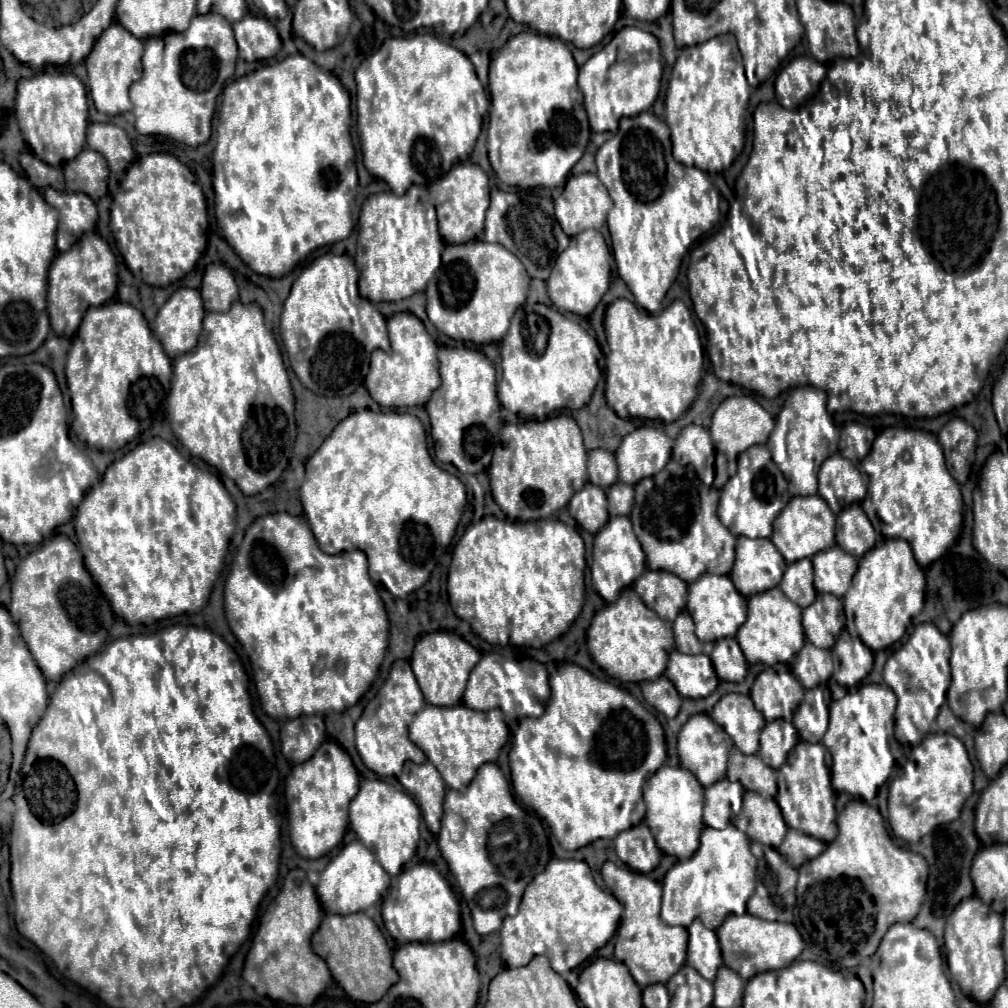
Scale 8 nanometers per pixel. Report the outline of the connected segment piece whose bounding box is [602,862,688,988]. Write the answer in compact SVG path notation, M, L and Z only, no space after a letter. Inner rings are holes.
M606 862L602 866L602 878L606 888L622 902L622 922L618 928L615 942L616 960L626 964L632 978L640 988L648 984L668 982L686 960L688 946L688 930L684 926L668 926L662 920L662 886L660 882L648 878L646 874L632 872L628 868L620 868L614 862Z

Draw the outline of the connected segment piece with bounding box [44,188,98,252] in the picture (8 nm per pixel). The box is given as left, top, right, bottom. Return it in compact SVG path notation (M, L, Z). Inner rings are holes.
M54 188L44 190L44 198L60 212L58 224L58 250L68 250L84 232L90 232L98 220L96 204L82 192L58 192Z

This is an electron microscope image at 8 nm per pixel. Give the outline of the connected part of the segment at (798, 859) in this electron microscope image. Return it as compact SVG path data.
M788 830L788 836L780 844L778 852L792 864L794 868L802 866L804 862L816 858L820 852L824 852L826 844L820 840L812 840L812 836L800 832L800 830Z

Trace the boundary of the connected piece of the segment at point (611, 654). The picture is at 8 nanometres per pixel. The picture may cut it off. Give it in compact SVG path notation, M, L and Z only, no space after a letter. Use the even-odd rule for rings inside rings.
M624 588L616 602L598 610L588 628L588 652L600 668L624 682L644 682L662 676L672 648L672 624L650 610L632 588Z

